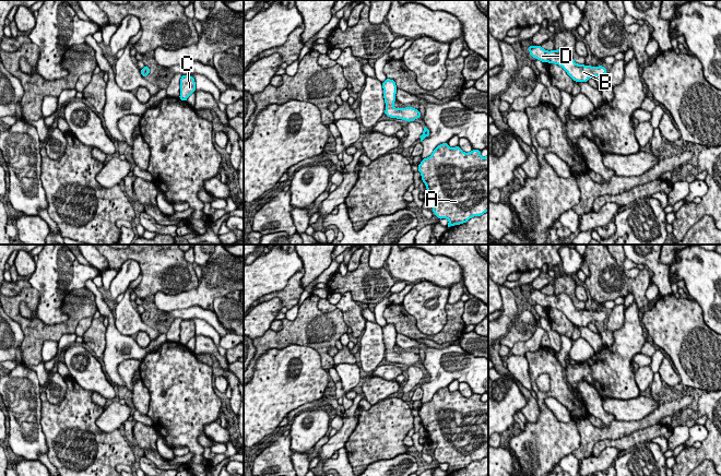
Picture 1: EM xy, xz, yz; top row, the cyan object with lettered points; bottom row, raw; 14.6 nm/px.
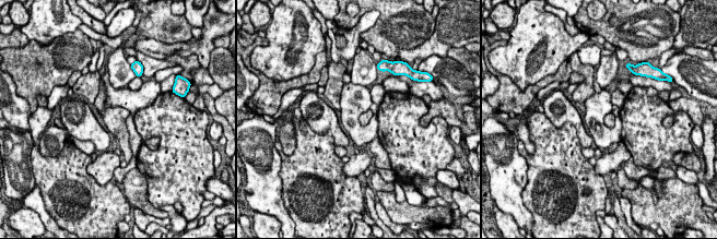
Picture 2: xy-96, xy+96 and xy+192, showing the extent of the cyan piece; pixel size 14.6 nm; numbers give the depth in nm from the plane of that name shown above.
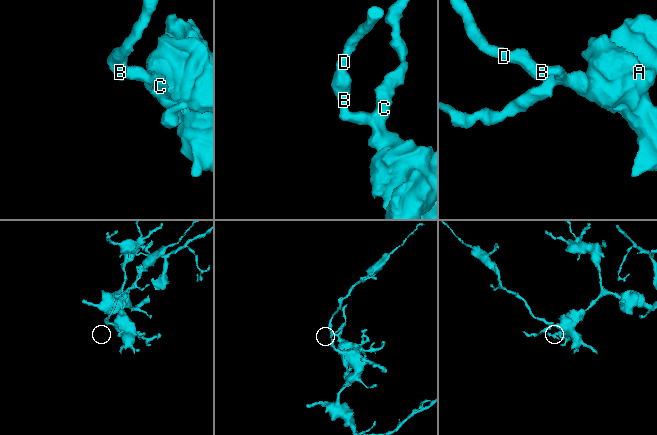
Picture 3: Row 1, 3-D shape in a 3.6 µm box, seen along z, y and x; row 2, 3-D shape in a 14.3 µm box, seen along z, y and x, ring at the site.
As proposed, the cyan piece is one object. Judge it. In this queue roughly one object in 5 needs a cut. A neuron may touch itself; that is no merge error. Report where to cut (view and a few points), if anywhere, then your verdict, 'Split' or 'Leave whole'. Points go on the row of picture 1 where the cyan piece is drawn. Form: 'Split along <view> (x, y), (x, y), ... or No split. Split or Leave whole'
No split. Leave whole

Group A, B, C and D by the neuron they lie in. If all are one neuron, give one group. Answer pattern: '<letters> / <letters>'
A B C D

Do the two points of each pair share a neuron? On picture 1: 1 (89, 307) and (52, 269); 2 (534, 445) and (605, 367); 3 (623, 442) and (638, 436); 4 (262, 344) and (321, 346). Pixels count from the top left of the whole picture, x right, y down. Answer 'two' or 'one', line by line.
1: two
2: one
3: one
4: one

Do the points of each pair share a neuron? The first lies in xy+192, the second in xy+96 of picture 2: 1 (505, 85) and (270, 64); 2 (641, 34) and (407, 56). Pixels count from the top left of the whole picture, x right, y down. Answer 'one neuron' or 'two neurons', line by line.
1: two neurons
2: two neurons

